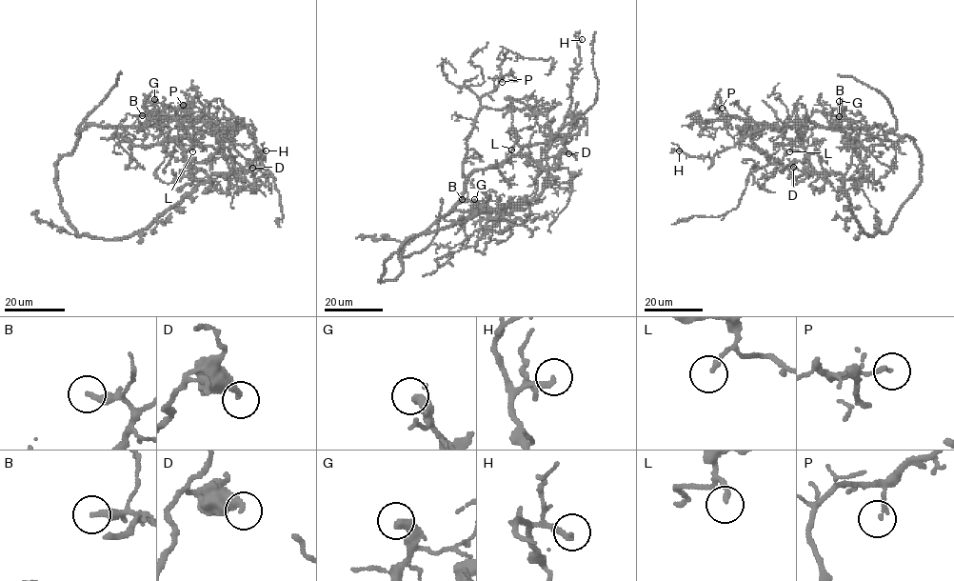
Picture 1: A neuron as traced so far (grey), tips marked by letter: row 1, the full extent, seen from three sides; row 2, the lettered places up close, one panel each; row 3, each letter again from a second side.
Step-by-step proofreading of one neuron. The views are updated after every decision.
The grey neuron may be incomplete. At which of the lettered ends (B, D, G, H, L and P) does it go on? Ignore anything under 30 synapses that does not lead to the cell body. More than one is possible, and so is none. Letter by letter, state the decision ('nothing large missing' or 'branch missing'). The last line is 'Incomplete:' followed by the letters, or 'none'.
B: branch missing
D: nothing large missing
G: nothing large missing
H: nothing large missing
L: nothing large missing
P: nothing large missing
Incomplete: B

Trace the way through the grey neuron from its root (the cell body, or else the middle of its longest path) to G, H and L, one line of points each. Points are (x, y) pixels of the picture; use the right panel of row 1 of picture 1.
G: (847, 127), (842, 126), (843, 106), (839, 101)
H: (847, 127), (792, 120), (784, 132), (774, 125), (757, 129), (712, 157), (679, 150)
L: (847, 127), (820, 128), (807, 120), (807, 129), (799, 133), (789, 151)

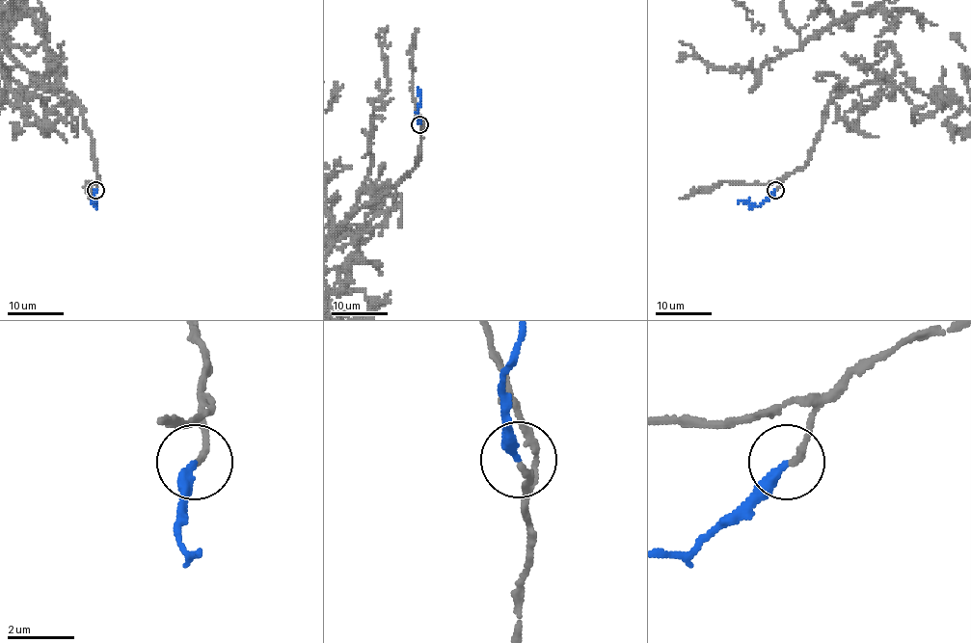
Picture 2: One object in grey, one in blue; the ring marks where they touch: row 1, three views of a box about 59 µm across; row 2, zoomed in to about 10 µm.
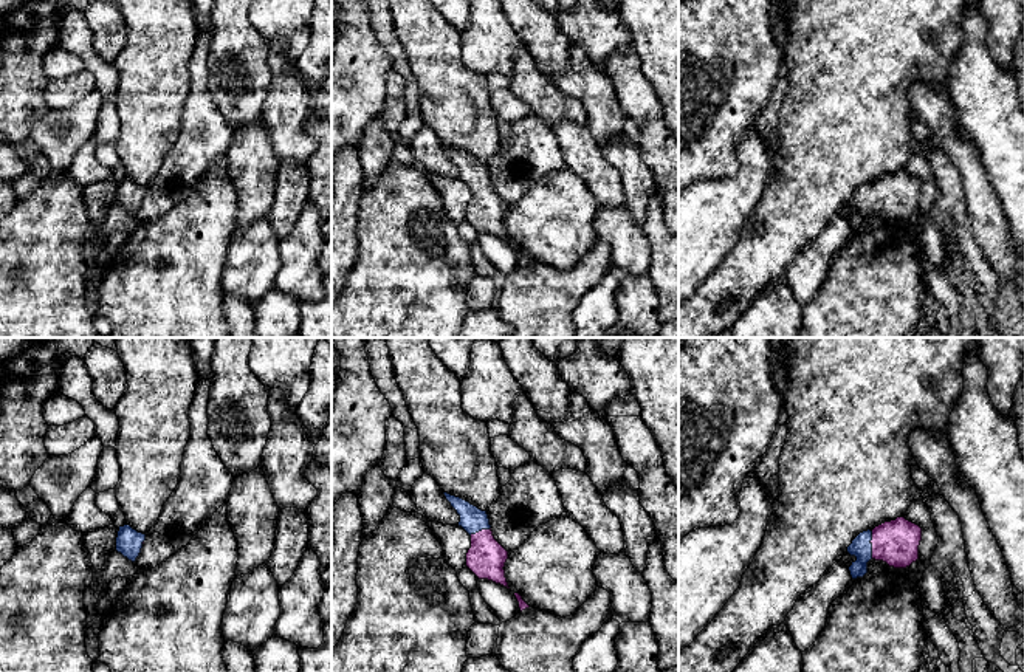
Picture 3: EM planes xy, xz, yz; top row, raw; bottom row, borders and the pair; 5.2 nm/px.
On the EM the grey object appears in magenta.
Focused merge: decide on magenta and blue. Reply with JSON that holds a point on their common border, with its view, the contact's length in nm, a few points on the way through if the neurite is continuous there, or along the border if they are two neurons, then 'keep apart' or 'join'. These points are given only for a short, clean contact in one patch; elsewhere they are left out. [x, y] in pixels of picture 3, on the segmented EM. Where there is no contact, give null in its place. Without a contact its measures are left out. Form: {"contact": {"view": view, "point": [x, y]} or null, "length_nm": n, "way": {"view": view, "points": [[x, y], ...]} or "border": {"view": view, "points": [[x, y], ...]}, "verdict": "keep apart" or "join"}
{"contact": {"view": "yz", "point": [872, 545]}, "length_nm": 140, "way": {"view": "yz", "points": [[896, 542], [872, 545], [862, 548]]}, "verdict": "join"}

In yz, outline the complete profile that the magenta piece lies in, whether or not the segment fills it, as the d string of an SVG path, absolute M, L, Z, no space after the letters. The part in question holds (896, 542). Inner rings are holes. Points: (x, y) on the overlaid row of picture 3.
M905 517L885 522L872 531L860 533L847 547L857 561L849 567L852 579L868 573L871 559L883 561L894 568L906 568L919 559L922 528Z

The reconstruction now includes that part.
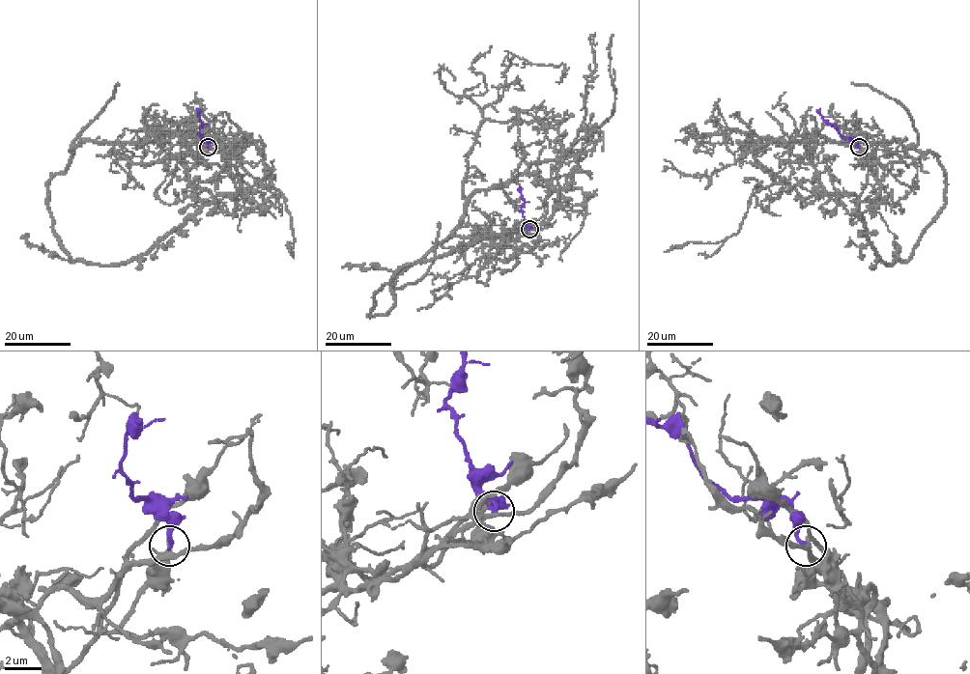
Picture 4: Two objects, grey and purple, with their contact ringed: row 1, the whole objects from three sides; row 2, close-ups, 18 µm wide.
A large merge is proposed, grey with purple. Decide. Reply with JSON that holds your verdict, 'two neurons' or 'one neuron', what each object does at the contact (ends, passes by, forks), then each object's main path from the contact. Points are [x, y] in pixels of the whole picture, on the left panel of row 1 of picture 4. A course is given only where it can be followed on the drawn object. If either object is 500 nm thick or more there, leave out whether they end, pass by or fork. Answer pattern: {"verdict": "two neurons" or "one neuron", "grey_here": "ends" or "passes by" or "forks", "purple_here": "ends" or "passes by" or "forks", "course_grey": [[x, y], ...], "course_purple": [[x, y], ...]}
{"verdict": "two neurons", "grey_here": "passes by", "purple_here": "ends", "course_grey": [[208, 148], [129, 163], [114, 145], [152, 142], [162, 129], [185, 143], [208, 126], [242, 131], [235, 155]], "course_purple": [[208, 148], [199, 134], [203, 123], [197, 109]]}

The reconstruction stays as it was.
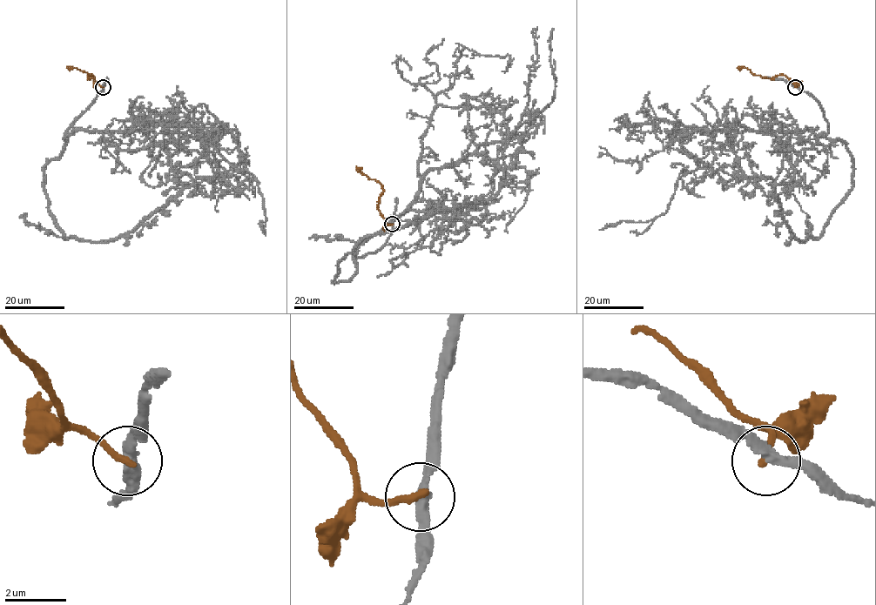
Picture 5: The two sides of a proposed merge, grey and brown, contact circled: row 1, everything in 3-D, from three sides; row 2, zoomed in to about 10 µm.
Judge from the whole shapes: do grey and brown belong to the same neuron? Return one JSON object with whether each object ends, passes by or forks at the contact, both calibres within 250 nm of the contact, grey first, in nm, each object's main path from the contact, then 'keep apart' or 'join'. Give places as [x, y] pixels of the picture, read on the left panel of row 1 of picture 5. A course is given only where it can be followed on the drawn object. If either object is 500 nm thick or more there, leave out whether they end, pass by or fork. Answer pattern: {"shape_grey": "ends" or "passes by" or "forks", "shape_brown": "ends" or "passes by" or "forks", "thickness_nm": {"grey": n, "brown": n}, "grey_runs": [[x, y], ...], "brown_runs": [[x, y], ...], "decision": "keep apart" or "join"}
{"shape_grey": "passes by", "shape_brown": "ends", "thickness_nm": {"grey": 280, "brown": 240}, "grey_runs": [[103, 87], [67, 134], [131, 131], [152, 123], [186, 124], [228, 162], [255, 178], [263, 198], [263, 230]], "brown_runs": [[103, 87], [90, 76], [89, 79], [94, 77], [92, 75], [72, 69]], "decision": "keep apart"}

